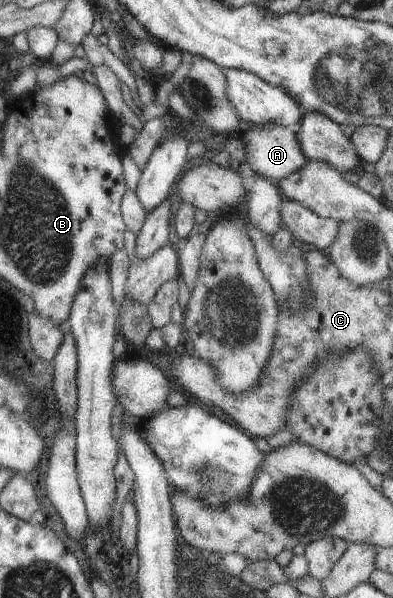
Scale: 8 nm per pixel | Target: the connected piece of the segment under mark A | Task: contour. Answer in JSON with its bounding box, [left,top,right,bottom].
[241,124,308,182]

